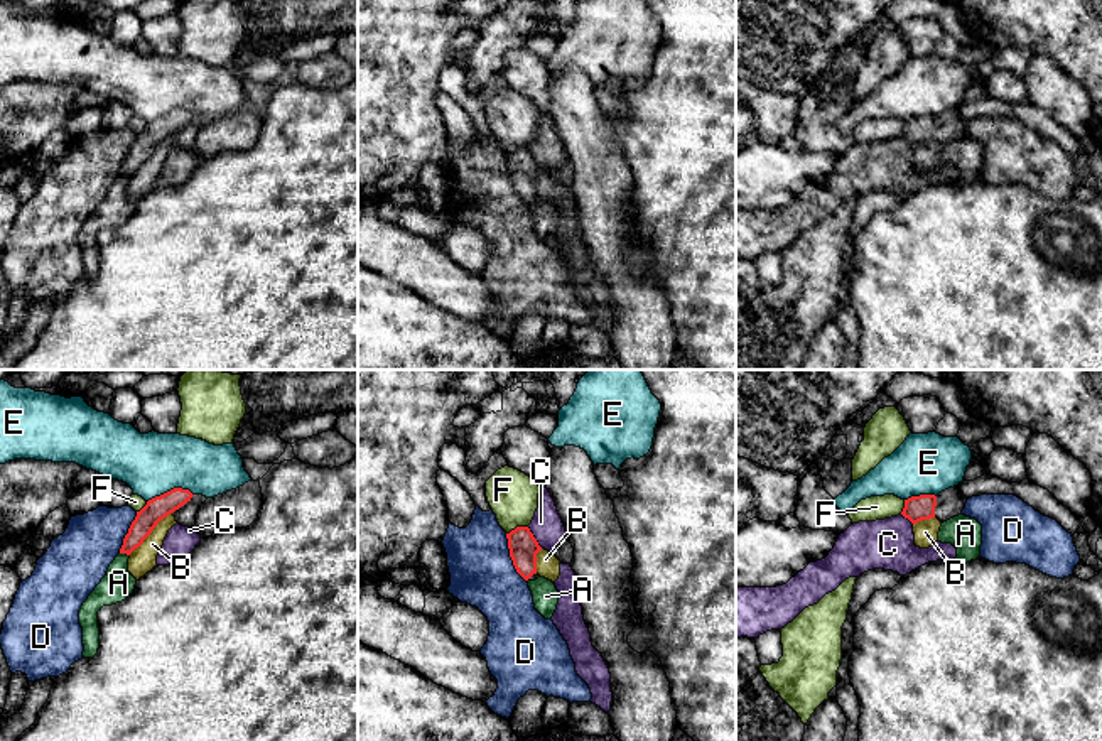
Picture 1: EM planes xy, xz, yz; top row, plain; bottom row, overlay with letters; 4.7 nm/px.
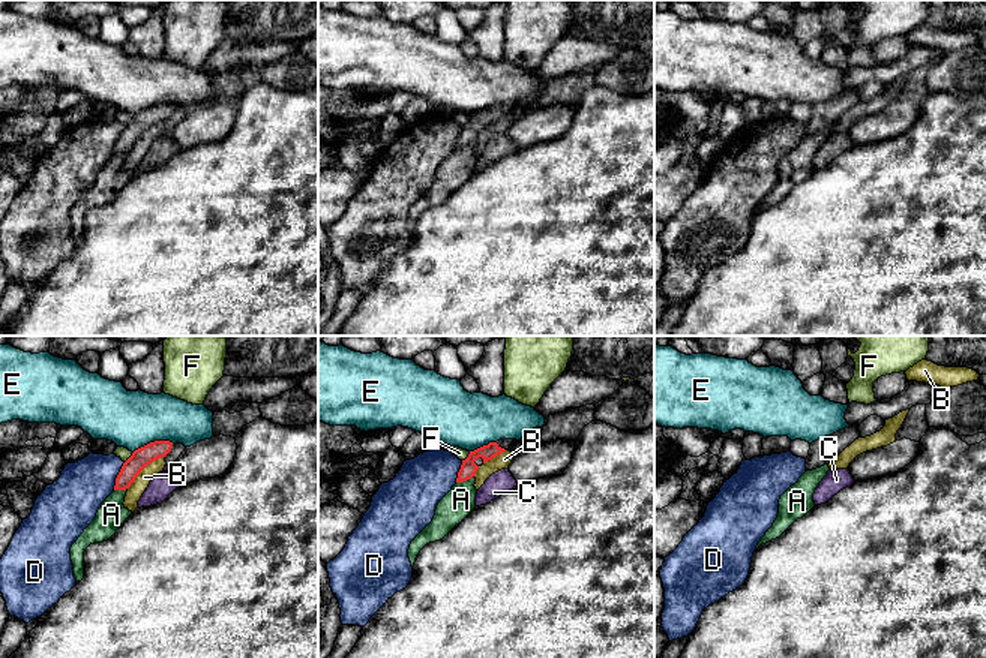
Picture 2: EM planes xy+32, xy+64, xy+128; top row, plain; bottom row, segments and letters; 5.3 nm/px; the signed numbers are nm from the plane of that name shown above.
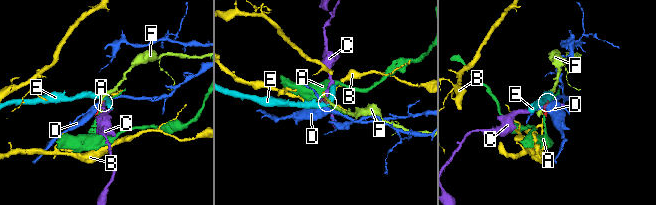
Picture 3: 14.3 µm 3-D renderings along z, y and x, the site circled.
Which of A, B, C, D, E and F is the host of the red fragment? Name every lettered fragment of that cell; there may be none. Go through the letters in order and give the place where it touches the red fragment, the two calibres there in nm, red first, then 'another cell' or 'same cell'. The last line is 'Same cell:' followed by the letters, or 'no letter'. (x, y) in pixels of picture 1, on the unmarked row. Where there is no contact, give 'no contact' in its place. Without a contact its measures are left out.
A: xy (125, 174) | 110/150 nm | another cell
B: xy (151, 154) | 110/120 nm | another cell
C: xz (534, 159) | 140/150 nm | another cell
D: xz (510, 178) | 140/300 nm | another cell
E: xy (171, 112) | 110/300 nm | another cell
F: xz (517, 149) | 140/240 nm | another cell
Same cell: no letter

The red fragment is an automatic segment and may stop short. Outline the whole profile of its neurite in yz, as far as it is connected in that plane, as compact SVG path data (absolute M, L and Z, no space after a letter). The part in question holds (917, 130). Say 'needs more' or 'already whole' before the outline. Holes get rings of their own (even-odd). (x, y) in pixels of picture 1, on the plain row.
needs more | M957 108L935 116L920 116L905 122L901 137L913 147L921 142L938 140L942 145L959 138L969 120L962 118Z

